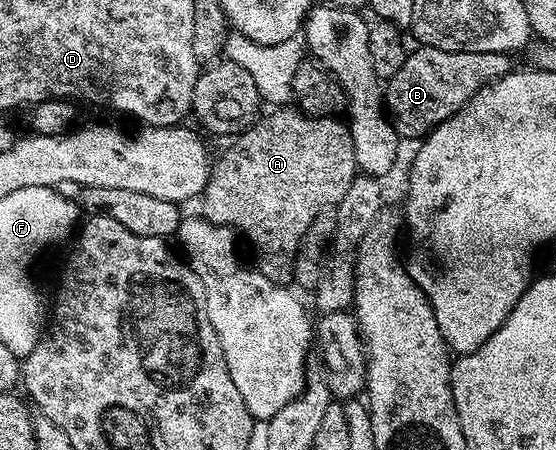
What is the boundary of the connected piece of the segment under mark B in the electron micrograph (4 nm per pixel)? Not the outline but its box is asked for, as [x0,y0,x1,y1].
[384,46,515,140]

